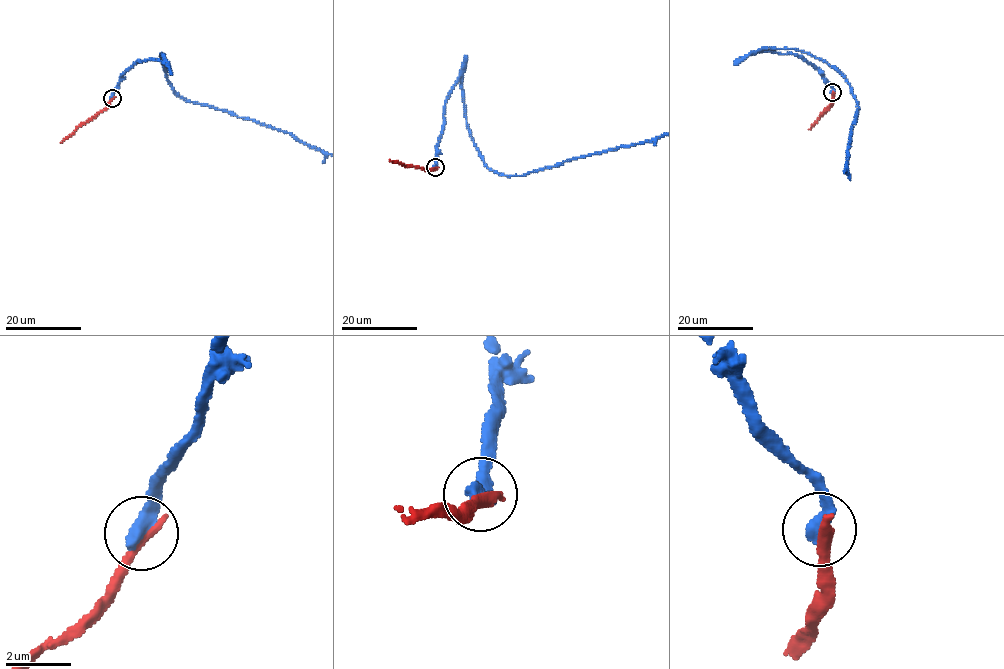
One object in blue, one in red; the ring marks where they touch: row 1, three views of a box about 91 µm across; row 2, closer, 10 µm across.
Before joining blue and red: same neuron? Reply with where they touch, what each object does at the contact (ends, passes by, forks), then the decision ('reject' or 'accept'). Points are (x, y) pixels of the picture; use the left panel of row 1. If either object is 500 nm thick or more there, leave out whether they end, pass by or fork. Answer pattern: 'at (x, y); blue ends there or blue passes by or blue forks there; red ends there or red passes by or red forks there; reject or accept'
at (112, 98); reject

